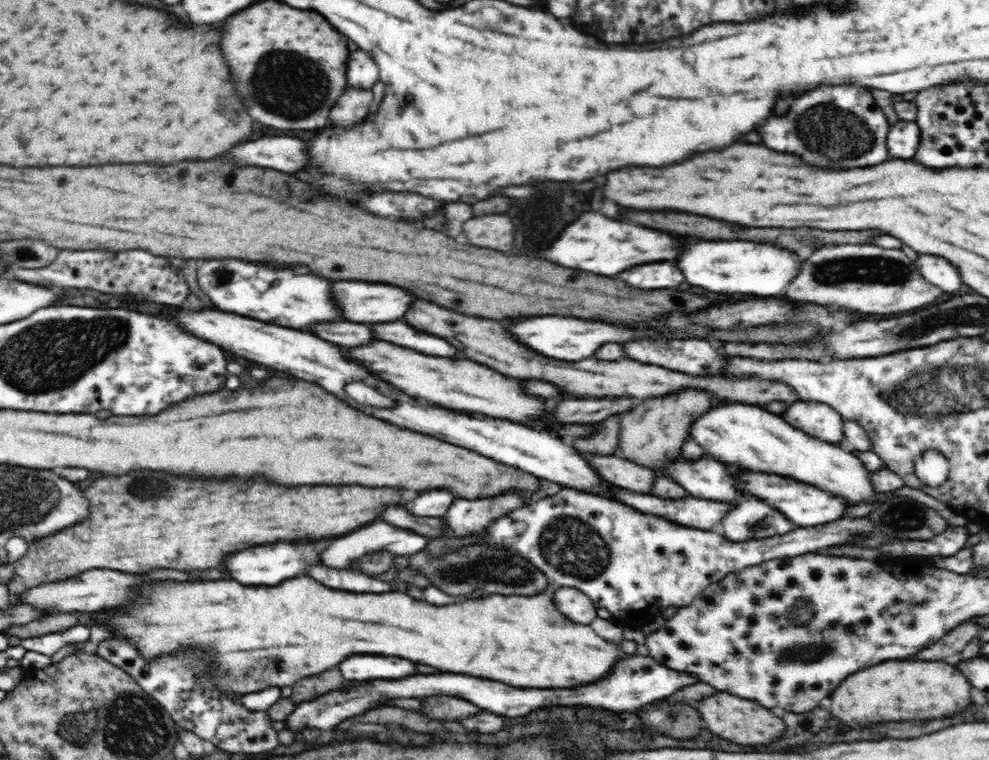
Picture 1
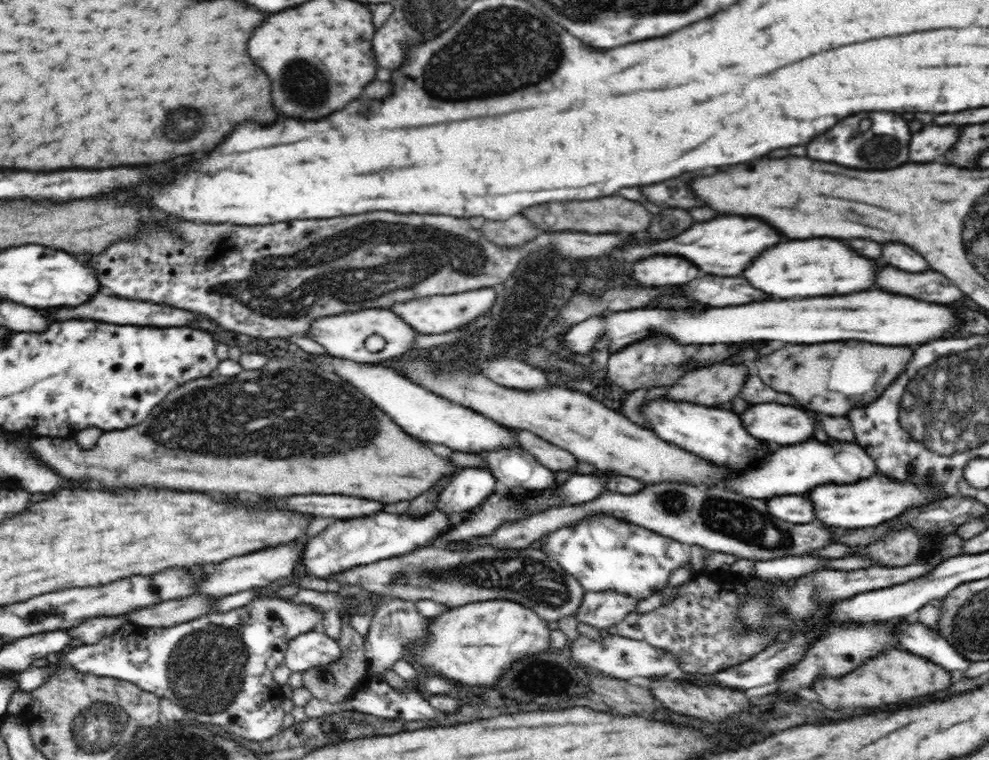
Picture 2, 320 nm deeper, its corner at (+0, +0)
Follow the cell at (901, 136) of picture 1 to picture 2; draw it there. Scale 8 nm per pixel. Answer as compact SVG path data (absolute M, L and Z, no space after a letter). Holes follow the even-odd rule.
M926 126L910 140L910 160L936 162L952 146L956 146L958 138L960 138L958 126Z

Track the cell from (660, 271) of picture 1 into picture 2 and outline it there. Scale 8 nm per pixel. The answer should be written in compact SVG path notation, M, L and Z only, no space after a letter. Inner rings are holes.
M652 256L632 264L632 274L638 284L644 286L668 286L688 284L698 278L700 272L690 260L680 256Z

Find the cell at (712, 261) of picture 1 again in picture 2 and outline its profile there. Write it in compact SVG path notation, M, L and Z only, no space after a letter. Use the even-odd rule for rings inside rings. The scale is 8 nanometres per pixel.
M812 238L812 240L792 240L782 242L766 250L746 272L744 278L764 290L766 294L778 298L814 298L814 296L832 296L832 294L854 294L860 290L876 288L876 270L878 264L872 258L864 258L854 252L848 244L830 238Z

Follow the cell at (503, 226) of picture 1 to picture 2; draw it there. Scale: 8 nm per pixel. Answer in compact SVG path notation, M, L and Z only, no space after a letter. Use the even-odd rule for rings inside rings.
M518 216L504 222L484 222L482 232L490 242L510 248L522 246L538 236L538 228L528 220L520 220Z

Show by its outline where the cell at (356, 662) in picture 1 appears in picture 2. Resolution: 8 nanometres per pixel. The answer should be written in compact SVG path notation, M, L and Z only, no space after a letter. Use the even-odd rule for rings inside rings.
M321 629L304 632L290 640L283 664L292 672L304 673L312 668L326 666L341 657L338 641Z

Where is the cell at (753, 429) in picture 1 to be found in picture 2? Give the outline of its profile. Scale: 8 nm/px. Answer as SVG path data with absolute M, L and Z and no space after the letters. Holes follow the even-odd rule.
M656 398L640 408L640 414L648 420L650 428L662 440L676 444L700 458L712 460L718 466L726 468L746 468L754 460L764 458L768 444L752 438L744 428L736 414L730 410L718 410L718 408L706 408L696 406L690 402L672 402L664 398Z

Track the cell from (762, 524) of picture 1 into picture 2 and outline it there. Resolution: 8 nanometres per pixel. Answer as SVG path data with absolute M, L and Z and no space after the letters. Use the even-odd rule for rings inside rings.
M794 494L778 496L778 498L768 500L768 508L776 518L784 522L810 524L816 520L816 512L808 496L794 496Z

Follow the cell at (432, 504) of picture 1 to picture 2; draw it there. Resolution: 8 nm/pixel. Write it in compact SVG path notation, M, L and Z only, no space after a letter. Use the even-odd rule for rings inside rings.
M462 468L452 474L448 486L440 492L434 508L446 513L452 524L458 524L466 511L472 511L496 488L496 478L488 469Z

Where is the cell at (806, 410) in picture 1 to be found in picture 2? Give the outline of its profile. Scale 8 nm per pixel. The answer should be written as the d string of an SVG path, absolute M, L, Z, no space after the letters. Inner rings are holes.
M758 404L740 414L744 428L758 440L776 442L782 446L800 444L812 438L816 420L792 406Z

